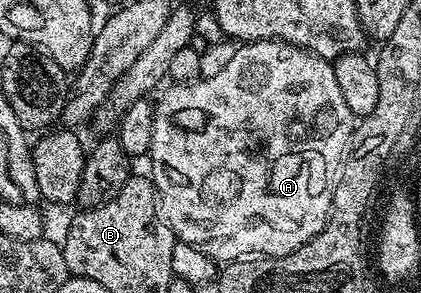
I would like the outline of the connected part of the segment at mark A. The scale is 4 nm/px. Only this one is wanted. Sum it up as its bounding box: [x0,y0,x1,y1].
[147,39,349,265]

